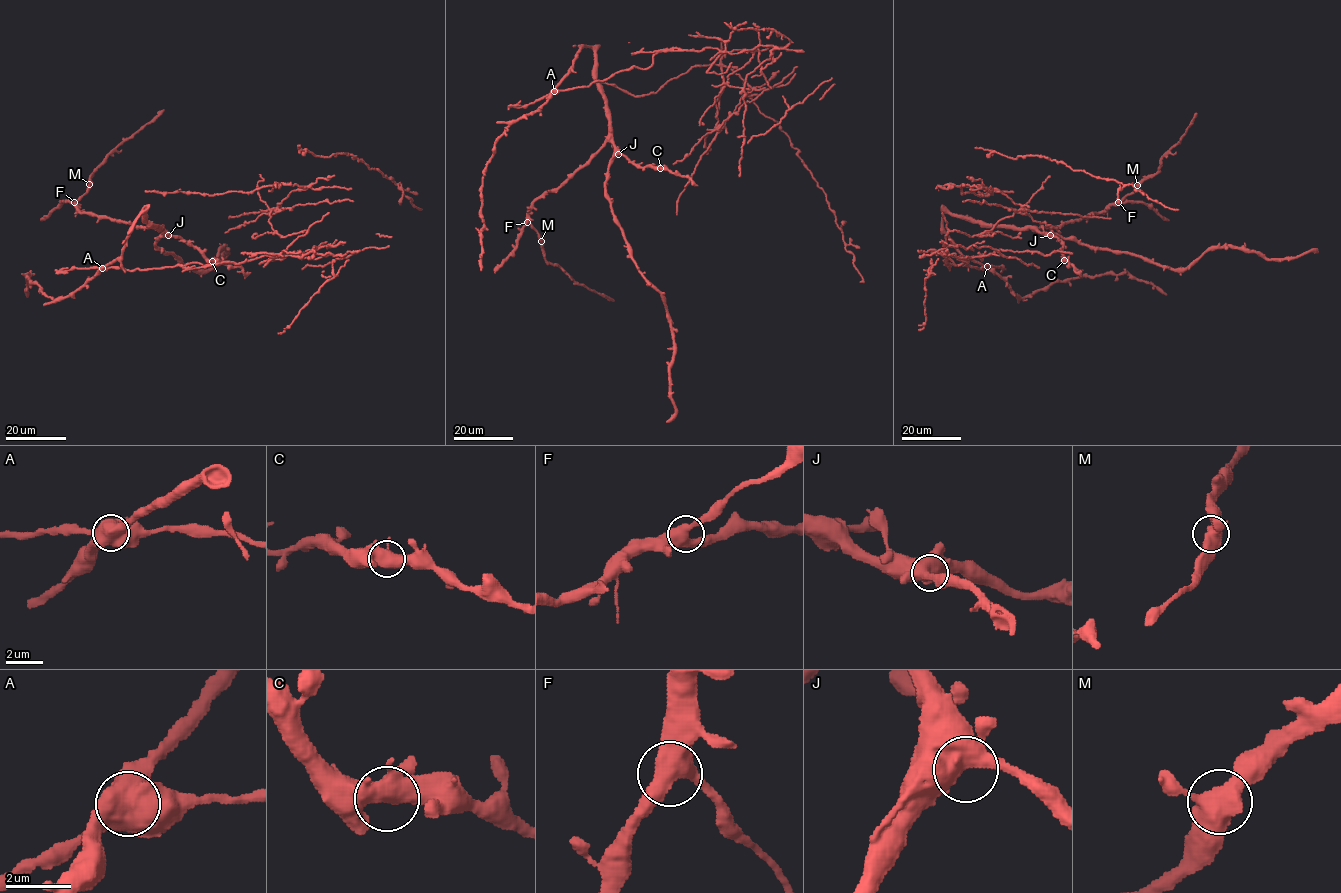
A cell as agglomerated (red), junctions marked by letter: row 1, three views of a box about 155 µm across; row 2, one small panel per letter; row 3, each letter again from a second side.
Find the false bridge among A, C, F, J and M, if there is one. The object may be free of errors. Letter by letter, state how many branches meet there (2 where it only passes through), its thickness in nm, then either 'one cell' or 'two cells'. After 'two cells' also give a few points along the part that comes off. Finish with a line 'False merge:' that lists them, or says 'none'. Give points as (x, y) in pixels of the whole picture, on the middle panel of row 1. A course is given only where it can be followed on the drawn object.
A: 3 | 700 nm | two cells | (554, 91), (662, 51), (752, 53), (715, 102), (723, 126), (752, 89), (729, 68), (642, 95), (595, 82)
C: 3 | 500 nm | one cell
F: 3 | 480 nm | one cell
J: 2 | 600 nm | one cell
M: 3 | 550 nm | one cell
False merge: A

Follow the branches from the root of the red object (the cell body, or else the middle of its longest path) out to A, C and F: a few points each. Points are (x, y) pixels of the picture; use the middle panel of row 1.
A: (635, 66), (593, 81), (588, 86), (554, 91)
C: (635, 66), (588, 86), (556, 88), (579, 51), (591, 46), (594, 77), (615, 148), (641, 167), (660, 168)
F: (635, 66), (558, 90), (575, 56), (583, 46), (594, 49), (608, 136), (572, 176), (534, 201), (527, 222)

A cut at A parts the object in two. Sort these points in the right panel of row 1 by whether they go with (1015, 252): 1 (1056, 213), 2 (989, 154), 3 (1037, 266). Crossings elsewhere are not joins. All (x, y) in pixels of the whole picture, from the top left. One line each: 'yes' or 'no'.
1: yes
2: no
3: yes

